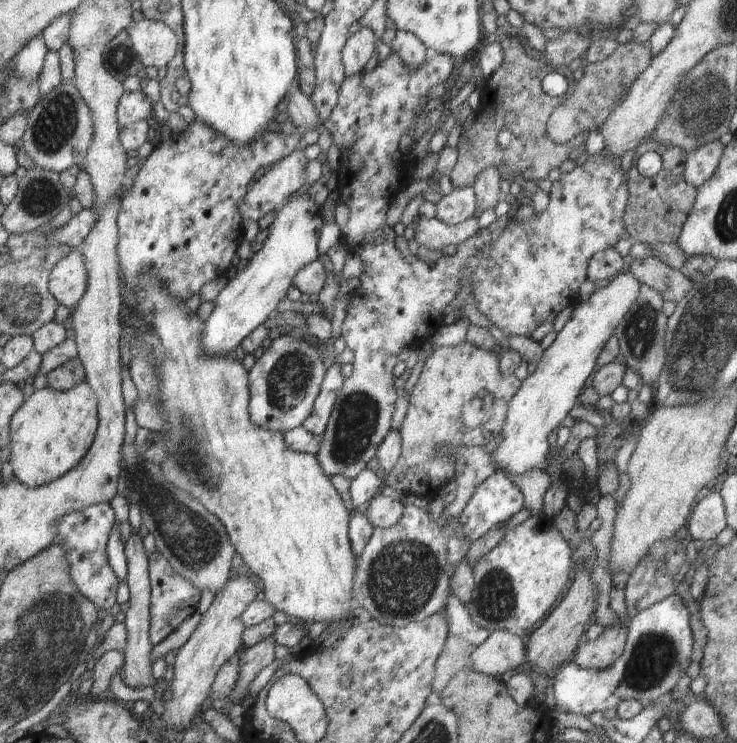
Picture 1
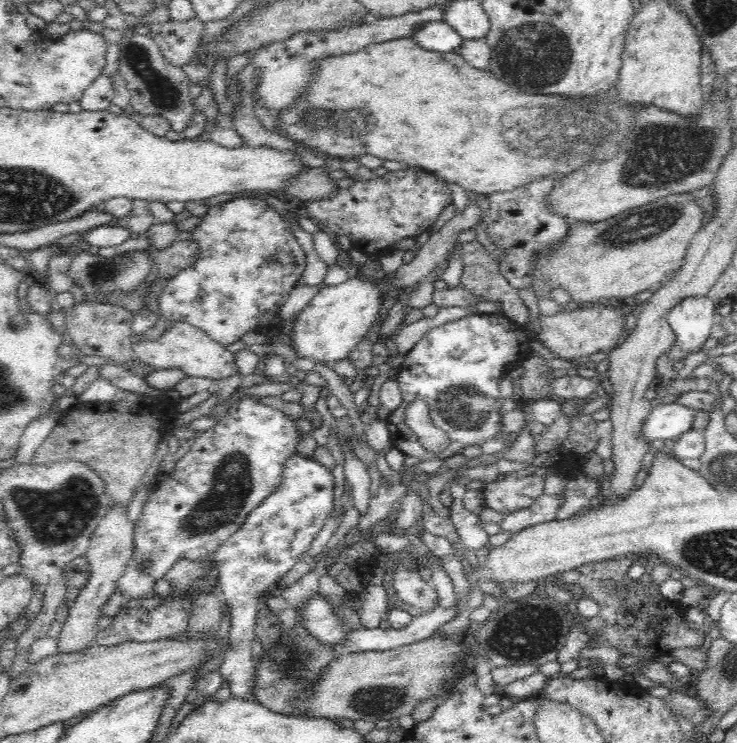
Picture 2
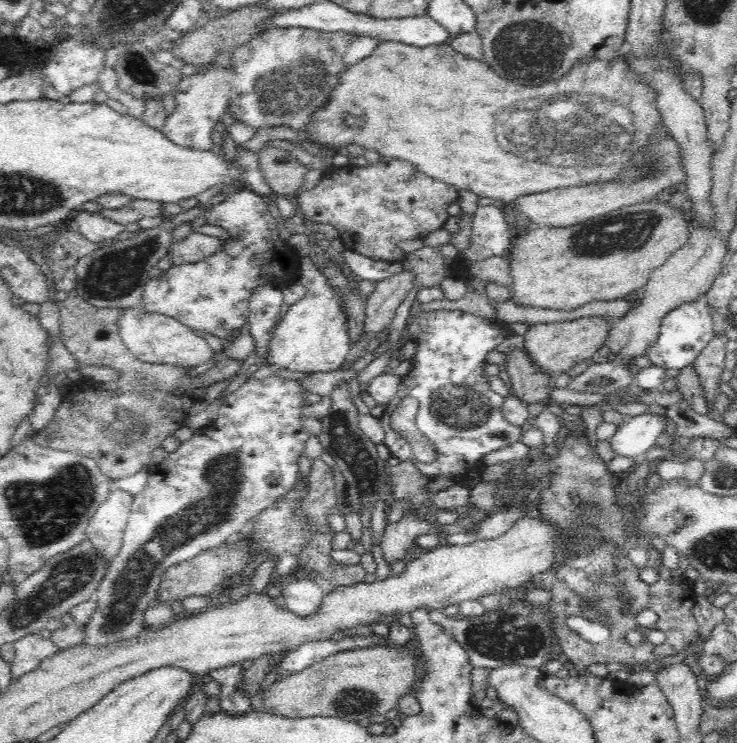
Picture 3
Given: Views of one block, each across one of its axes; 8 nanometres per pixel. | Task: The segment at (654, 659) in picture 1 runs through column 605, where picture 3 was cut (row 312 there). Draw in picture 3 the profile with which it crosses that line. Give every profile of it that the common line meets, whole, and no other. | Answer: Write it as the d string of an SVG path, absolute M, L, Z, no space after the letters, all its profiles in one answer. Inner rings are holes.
M698 298L676 307L672 312L668 312L662 318L658 340L652 342L652 346L646 352L646 355L652 361L652 365L663 369L675 368L680 370L685 366L693 364L695 358L713 338L714 324L712 323L712 314L710 313L711 308L704 299Z

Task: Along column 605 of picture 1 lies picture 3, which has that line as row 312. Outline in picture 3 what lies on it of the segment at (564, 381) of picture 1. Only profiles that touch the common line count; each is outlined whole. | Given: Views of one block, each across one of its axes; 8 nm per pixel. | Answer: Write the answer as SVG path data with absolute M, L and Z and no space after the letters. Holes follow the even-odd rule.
M308 257L300 258L298 278L294 280L307 288L304 297L293 305L279 319L276 328L270 332L270 348L266 364L282 366L291 371L332 372L344 364L351 338L348 336L348 315L342 307L342 293L328 285L326 275Z

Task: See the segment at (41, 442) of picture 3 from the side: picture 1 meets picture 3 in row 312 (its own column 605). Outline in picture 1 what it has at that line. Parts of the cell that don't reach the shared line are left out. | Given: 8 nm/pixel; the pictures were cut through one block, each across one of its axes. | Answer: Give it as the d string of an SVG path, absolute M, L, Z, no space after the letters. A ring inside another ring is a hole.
M634 39L616 50L605 60L595 63L584 63L582 78L572 87L571 95L559 104L547 120L547 135L559 145L568 144L572 138L582 134L599 130L612 112L615 103L627 92L631 84L650 66L652 50L650 43L639 43Z

